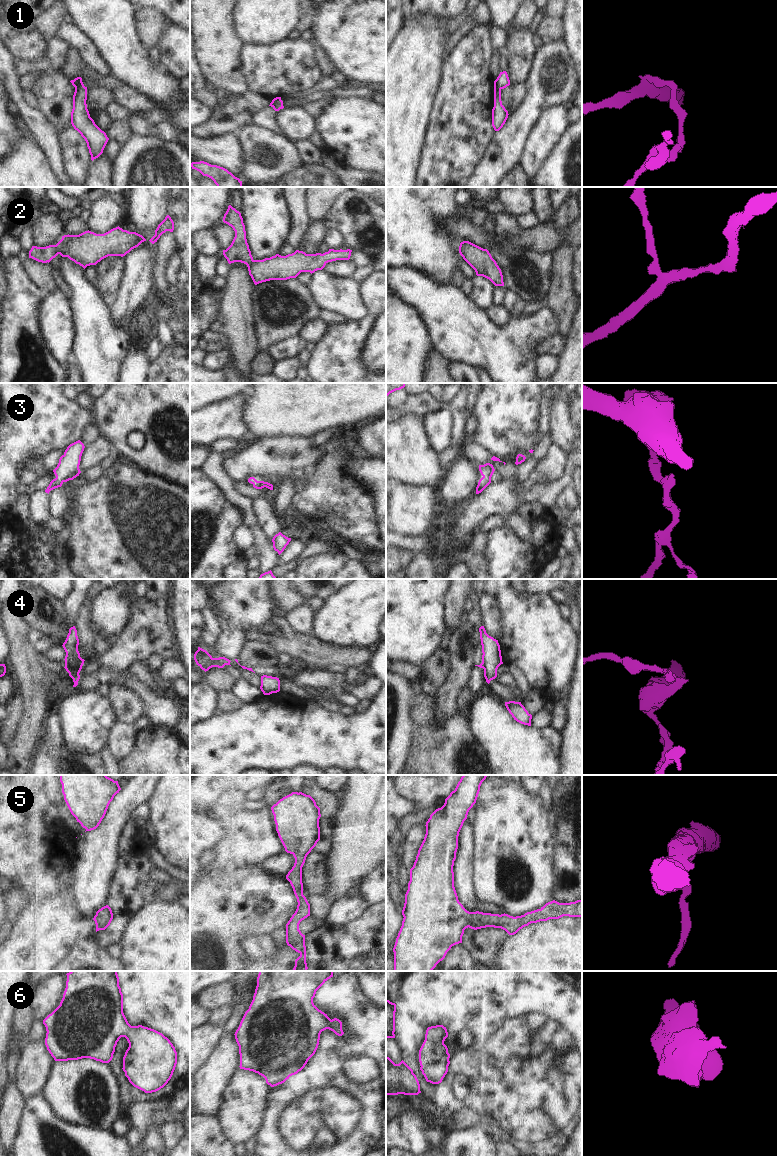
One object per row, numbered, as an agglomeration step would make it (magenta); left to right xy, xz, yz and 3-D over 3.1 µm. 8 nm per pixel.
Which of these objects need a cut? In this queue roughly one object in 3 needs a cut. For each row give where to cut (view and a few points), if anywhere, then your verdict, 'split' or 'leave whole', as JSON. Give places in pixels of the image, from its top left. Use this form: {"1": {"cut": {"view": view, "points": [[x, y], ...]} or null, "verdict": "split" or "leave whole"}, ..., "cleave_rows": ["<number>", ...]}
{"1": {"cut": null, "verdict": "leave whole"}, "2": {"cut": {"view": "xy", "points": [[55, 245], [57, 254]]}, "verdict": "split"}, "3": {"cut": null, "verdict": "leave whole"}, "4": {"cut": {"view": "yz", "points": [[482, 655], [483, 667]]}, "verdict": "split"}, "5": {"cut": null, "verdict": "leave whole"}, "6": {"cut": null, "verdict": "leave whole"}, "cleave_rows": ["2", "4"]}

